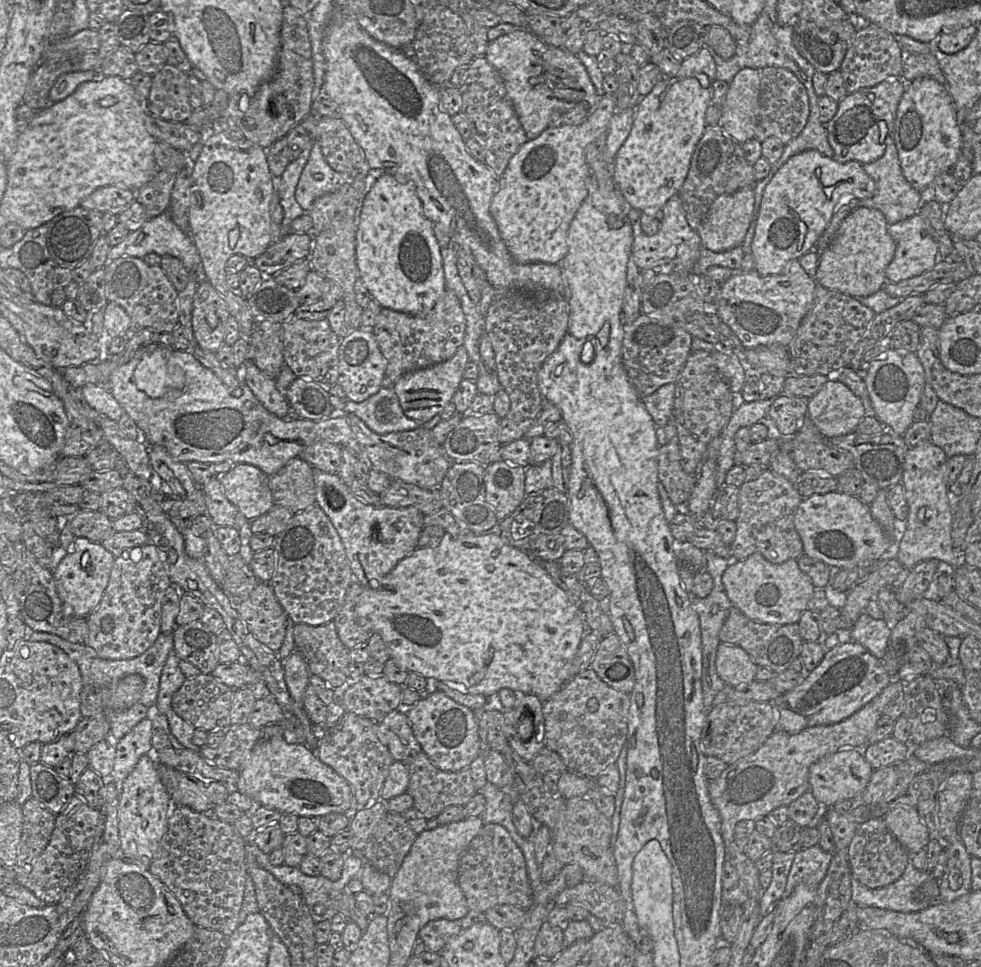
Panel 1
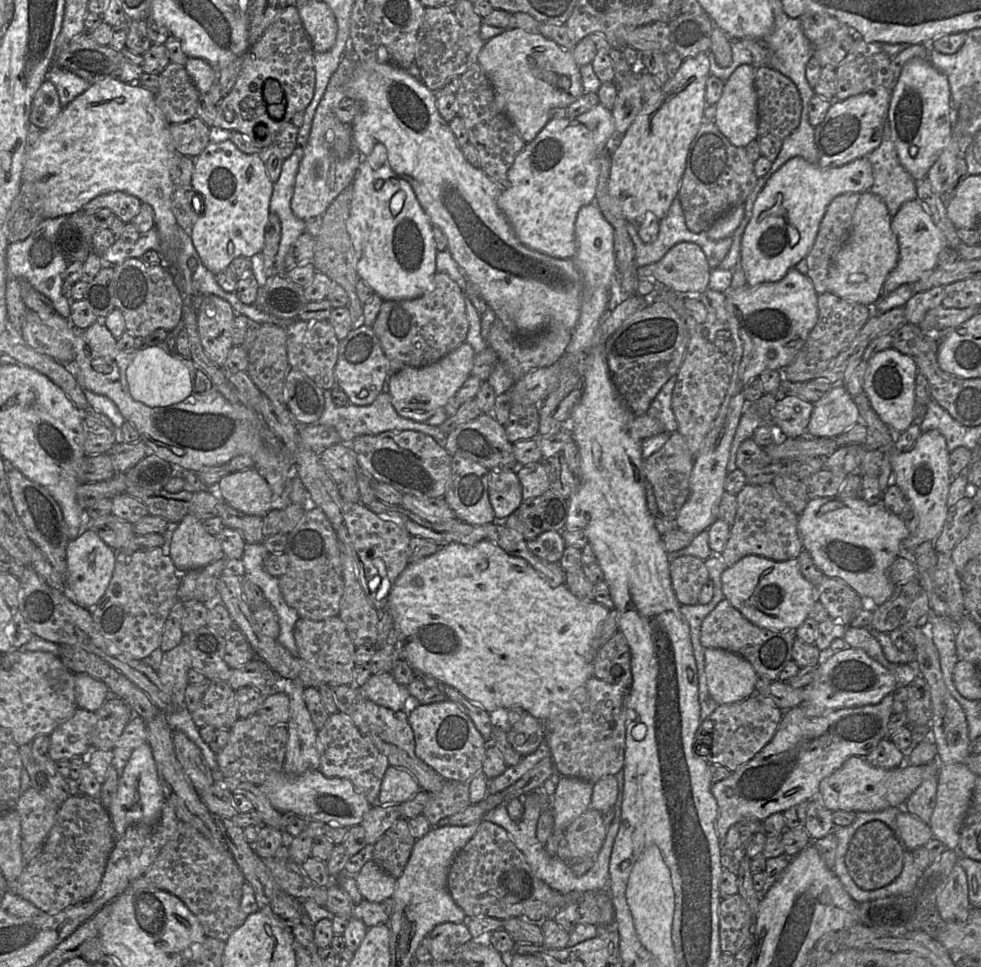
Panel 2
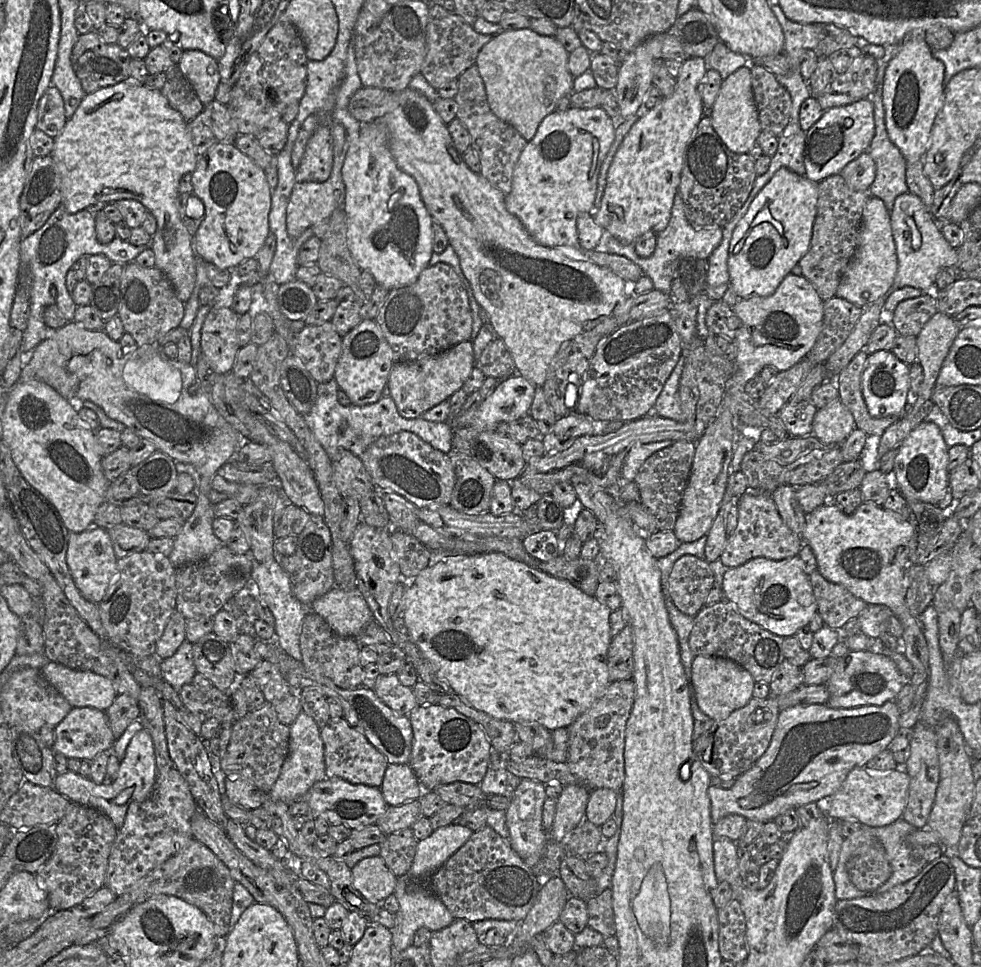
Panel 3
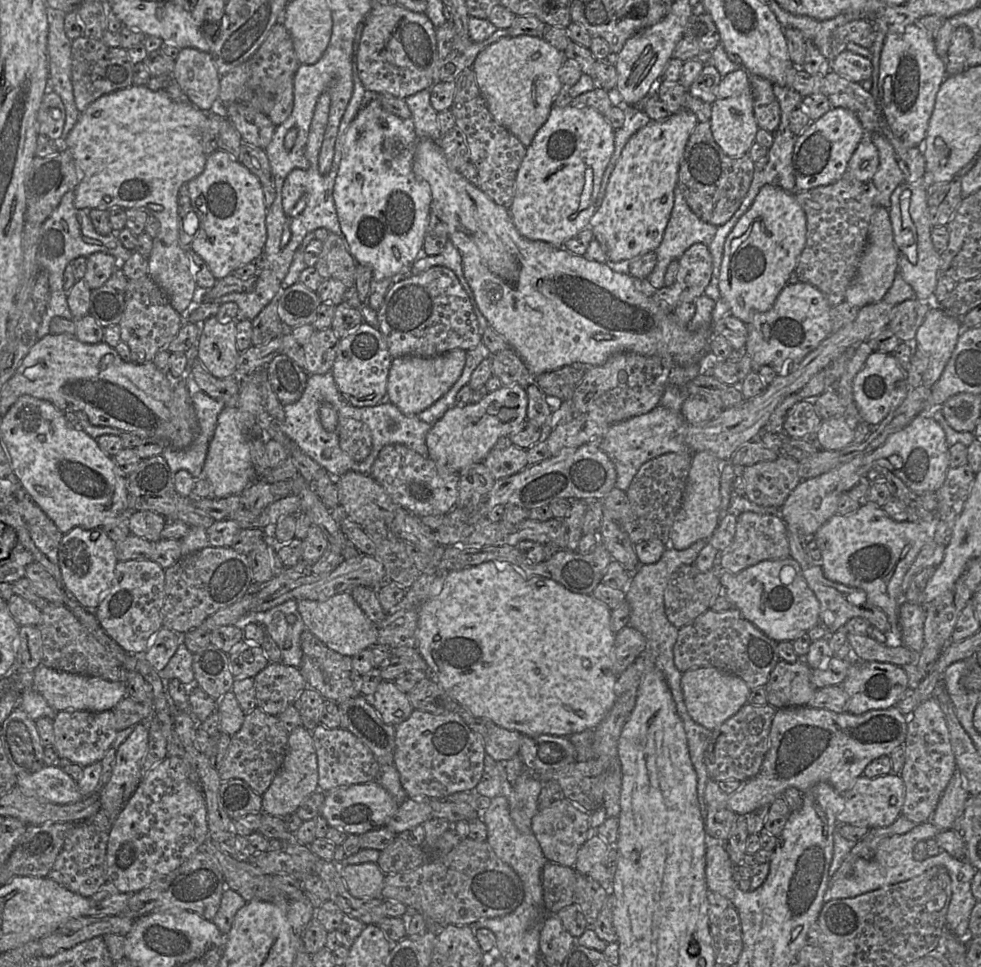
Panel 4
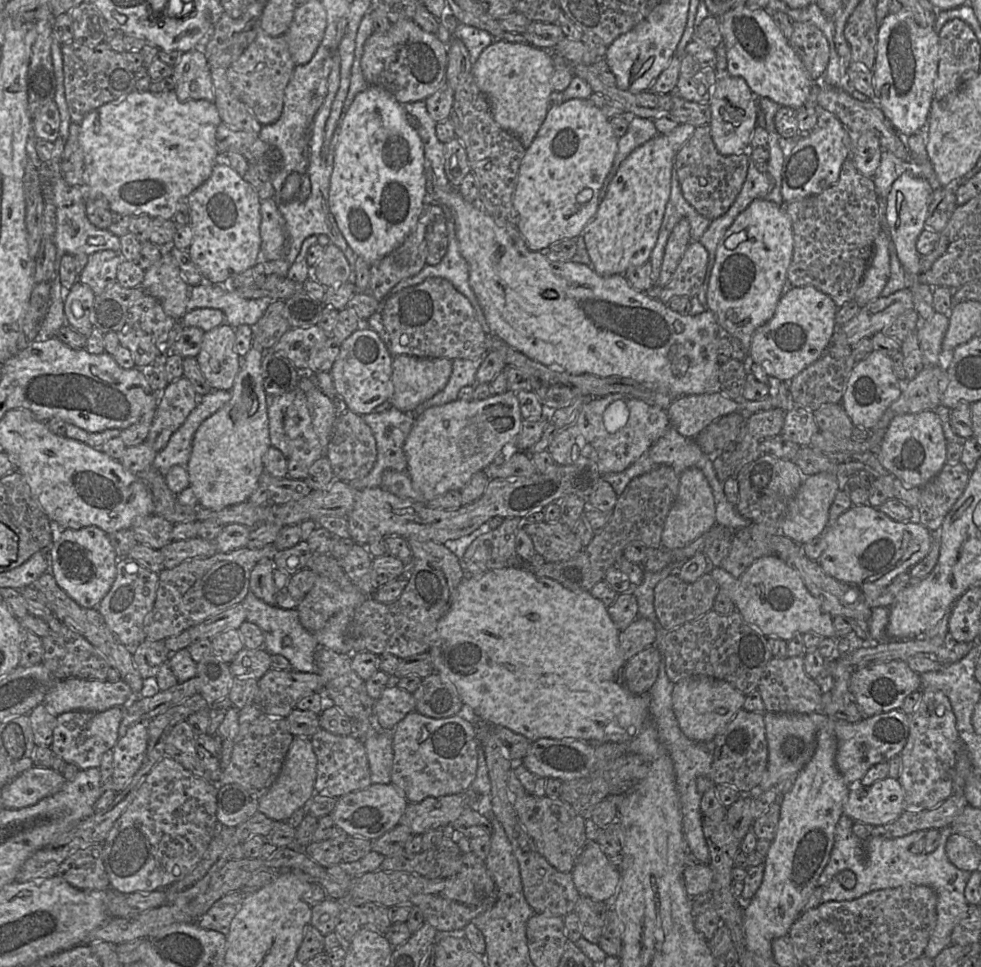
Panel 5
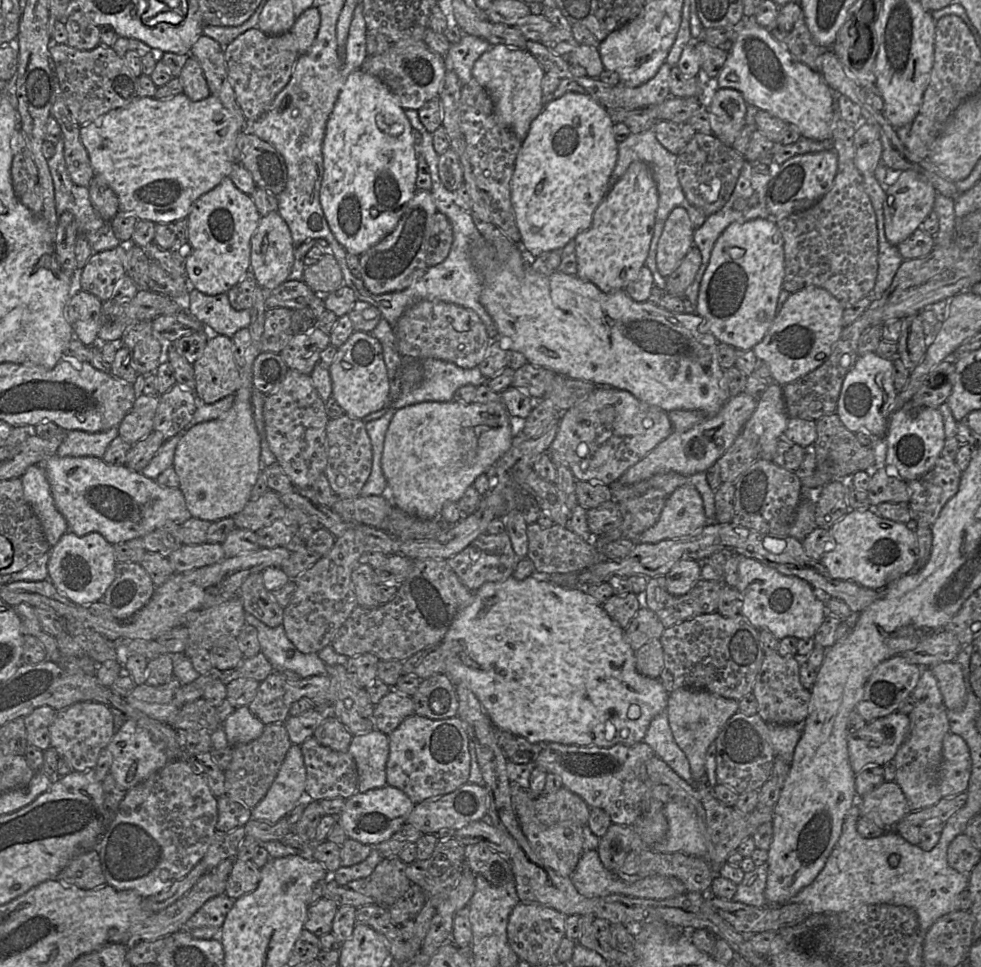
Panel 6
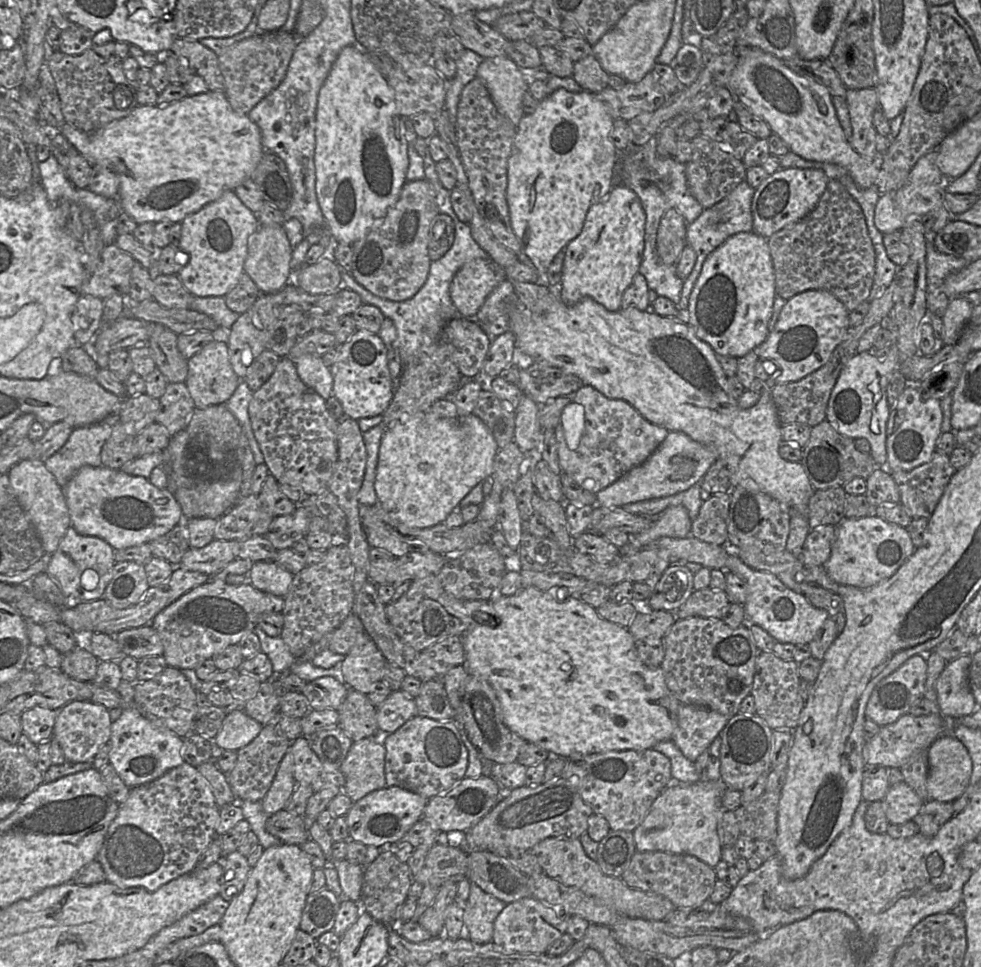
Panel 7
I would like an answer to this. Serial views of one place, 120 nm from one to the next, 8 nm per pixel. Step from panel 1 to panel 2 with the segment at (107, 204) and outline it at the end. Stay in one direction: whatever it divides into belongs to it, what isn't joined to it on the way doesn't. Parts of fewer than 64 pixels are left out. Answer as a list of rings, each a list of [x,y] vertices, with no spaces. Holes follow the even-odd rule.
[[[116,191],[99,195],[86,203],[82,209],[110,209],[122,222],[129,223],[139,213],[142,202],[135,196]]]

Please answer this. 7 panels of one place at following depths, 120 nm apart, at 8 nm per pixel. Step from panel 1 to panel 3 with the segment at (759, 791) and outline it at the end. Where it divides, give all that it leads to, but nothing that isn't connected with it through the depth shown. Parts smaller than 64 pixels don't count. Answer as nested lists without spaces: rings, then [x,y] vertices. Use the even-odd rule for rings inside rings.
[[[893,700],[880,706],[832,708],[827,704],[809,704],[780,710],[770,744],[752,767],[738,776],[729,789],[713,784],[709,786],[708,796],[713,825],[730,814],[738,814],[746,819],[765,823],[790,808],[797,808],[811,802],[825,803],[840,789],[853,768],[865,767],[869,760],[888,749],[891,741],[901,733],[899,716],[900,712]]]

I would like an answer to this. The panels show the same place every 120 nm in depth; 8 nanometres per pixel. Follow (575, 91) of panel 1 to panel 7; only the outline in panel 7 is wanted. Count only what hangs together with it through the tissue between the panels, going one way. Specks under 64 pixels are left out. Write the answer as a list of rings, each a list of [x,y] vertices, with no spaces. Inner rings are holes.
[[[509,57],[485,58],[478,66],[477,78],[485,82],[498,111],[517,127],[525,115],[522,100],[529,89],[520,67]]]

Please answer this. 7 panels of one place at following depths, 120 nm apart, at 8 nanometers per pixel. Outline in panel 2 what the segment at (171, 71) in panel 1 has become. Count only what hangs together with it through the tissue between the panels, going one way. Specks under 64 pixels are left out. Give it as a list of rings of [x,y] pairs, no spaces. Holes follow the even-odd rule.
[[[170,61],[159,74],[155,103],[169,124],[184,123],[195,117],[199,95],[184,66]]]

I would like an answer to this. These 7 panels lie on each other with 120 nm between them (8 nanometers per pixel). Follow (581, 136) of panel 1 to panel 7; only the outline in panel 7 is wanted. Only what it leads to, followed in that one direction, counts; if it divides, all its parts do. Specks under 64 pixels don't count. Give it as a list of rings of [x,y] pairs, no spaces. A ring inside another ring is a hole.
[[[556,90],[540,101],[532,114],[525,114],[517,126],[508,159],[506,199],[511,227],[525,253],[537,269],[536,283],[549,286],[548,269],[553,258],[582,231],[589,208],[605,201],[613,188],[613,169],[621,153],[611,139],[614,118],[594,93]]]

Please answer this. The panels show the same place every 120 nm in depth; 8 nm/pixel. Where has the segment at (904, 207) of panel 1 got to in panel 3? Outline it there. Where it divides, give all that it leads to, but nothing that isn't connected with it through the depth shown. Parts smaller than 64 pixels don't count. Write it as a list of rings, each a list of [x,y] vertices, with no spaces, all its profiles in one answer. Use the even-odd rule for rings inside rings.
[[[883,80],[876,81],[875,90],[868,98],[873,103],[875,123],[875,135],[868,153],[876,164],[876,177],[869,191],[872,196],[883,200],[891,213],[897,196],[909,192],[909,188],[906,182],[907,162],[890,140],[886,130],[882,93]]]

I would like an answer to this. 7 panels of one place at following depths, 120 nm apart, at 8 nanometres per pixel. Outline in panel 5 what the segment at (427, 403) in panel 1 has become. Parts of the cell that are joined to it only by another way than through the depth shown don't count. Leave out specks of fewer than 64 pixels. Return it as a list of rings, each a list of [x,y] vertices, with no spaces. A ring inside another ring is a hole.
[[[400,354],[392,360],[391,405],[402,412],[412,412],[419,404],[432,398],[446,386],[452,373],[452,360],[448,358],[421,358]]]

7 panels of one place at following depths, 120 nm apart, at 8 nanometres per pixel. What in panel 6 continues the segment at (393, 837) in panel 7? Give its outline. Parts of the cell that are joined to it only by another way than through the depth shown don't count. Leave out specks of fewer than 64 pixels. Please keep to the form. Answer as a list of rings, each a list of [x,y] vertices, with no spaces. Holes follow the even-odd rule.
[[[387,784],[364,793],[358,792],[348,798],[337,820],[349,838],[375,846],[389,839],[406,823],[415,805],[402,790]]]

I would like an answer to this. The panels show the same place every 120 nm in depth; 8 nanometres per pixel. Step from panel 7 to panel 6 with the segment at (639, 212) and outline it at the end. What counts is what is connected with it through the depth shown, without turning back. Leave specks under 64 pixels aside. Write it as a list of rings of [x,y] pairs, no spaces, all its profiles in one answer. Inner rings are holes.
[[[641,161],[633,162],[597,206],[590,227],[574,238],[577,257],[576,275],[582,280],[593,283],[604,293],[625,289],[629,283],[636,280],[649,252],[658,199],[657,185],[650,167]]]

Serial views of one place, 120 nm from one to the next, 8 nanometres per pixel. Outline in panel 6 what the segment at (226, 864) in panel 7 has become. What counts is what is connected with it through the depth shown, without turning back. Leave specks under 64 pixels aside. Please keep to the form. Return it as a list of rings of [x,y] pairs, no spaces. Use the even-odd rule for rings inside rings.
[[[234,859],[233,867],[226,879],[225,894],[237,899],[242,895],[254,891],[261,879],[261,868],[252,860]]]

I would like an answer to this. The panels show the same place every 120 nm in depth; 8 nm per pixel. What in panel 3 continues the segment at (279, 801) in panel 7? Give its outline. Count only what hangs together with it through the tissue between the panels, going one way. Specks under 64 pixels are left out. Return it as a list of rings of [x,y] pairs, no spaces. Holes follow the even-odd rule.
[[[301,711],[295,721],[290,725],[289,752],[282,765],[281,772],[268,795],[290,805],[303,796],[318,781],[326,779],[324,746],[320,737],[321,728],[314,719]]]

